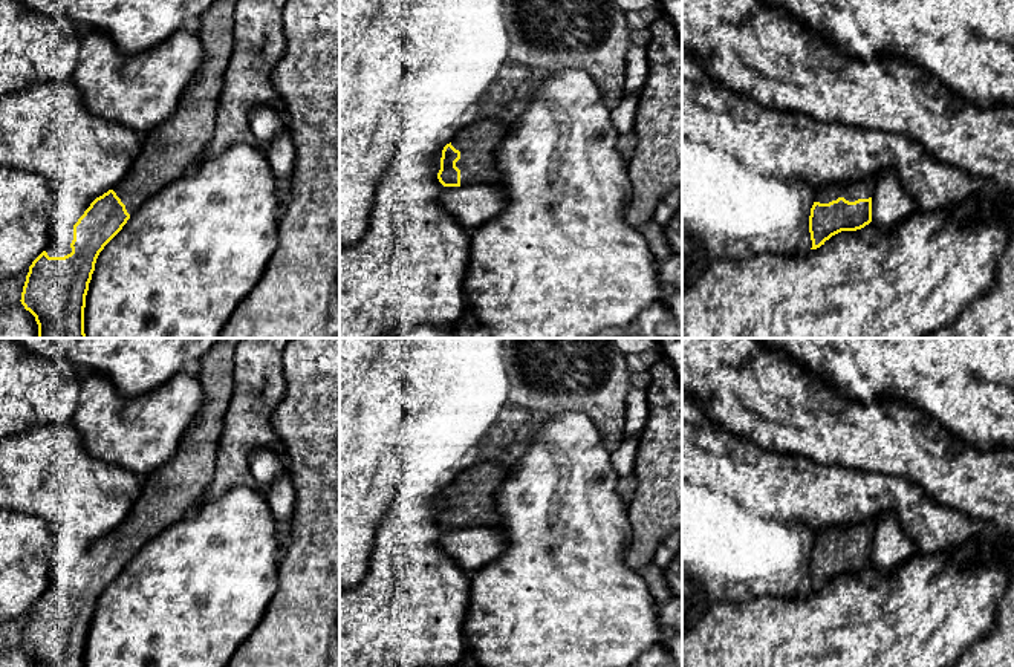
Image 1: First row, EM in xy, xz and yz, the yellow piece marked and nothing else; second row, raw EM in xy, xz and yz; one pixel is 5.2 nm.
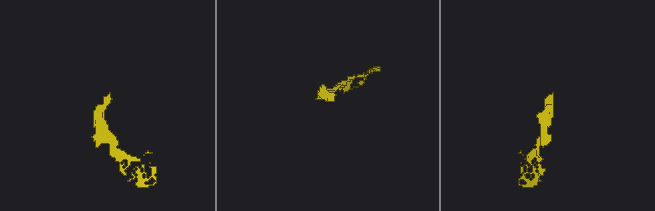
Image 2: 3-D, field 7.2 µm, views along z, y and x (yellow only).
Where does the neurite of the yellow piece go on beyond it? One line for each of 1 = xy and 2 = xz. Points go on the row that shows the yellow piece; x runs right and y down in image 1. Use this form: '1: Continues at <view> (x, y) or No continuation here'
1: Continues at xy (173, 149)
2: Continues at xz (477, 143)

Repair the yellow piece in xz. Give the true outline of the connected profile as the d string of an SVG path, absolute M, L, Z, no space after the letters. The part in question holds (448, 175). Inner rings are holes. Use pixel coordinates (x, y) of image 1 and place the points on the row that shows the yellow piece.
M491 119L476 121L460 130L442 150L437 179L444 187L497 184L496 150L509 127Z

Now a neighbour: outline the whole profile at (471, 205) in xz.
M497 184L445 187L440 205L466 228L477 228L505 211L508 199Z

